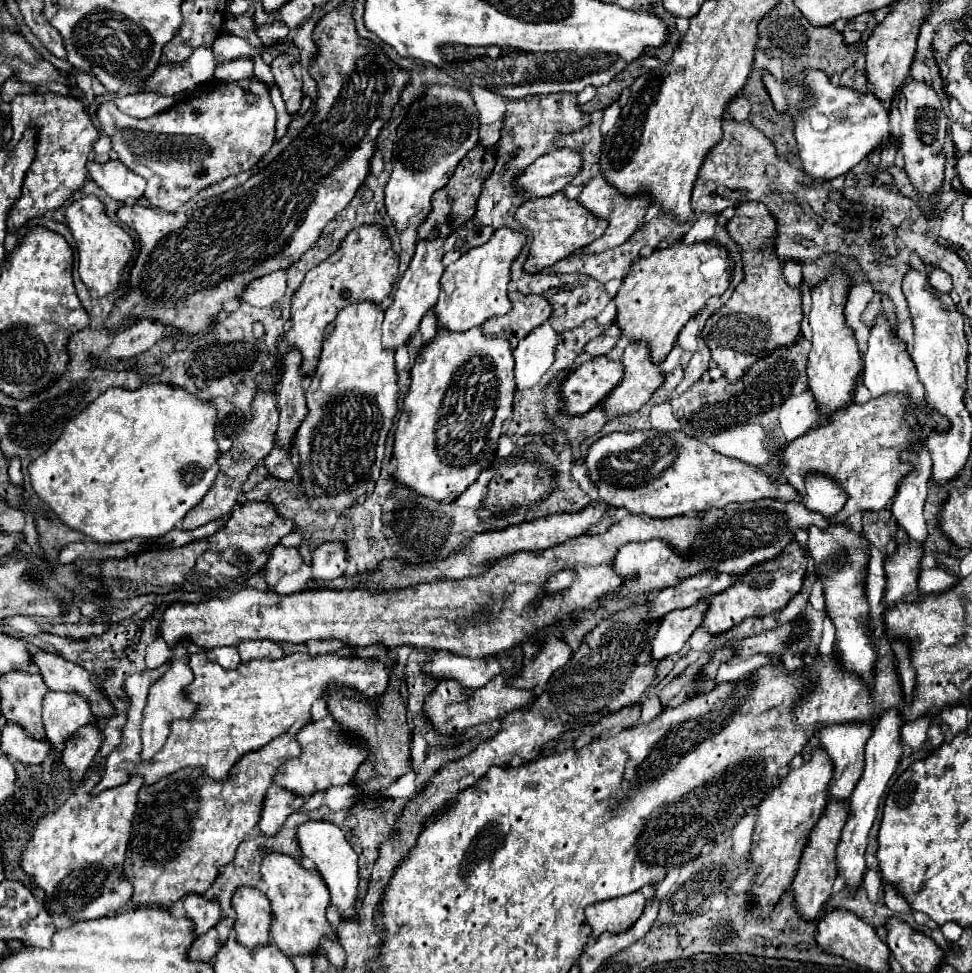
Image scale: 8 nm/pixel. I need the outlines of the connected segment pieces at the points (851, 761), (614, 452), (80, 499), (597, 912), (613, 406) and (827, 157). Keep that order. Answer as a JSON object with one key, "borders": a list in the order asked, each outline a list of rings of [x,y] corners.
{"borders":[[[[863,722],[823,726],[821,746],[835,764],[833,780],[829,784],[829,798],[847,800],[855,790],[855,784],[863,772],[863,750],[871,730],[873,726],[863,726]]],[[[683,430],[659,432],[613,432],[599,438],[591,448],[585,464],[591,468],[589,476],[599,488],[599,500],[609,506],[627,508],[631,514],[649,514],[653,518],[675,518],[705,512],[709,508],[723,508],[731,502],[755,502],[761,498],[779,498],[783,502],[793,502],[799,498],[797,490],[779,478],[765,474],[761,468],[749,466],[741,460],[723,456],[709,448],[705,442],[687,436]]],[[[143,384],[137,390],[109,388],[93,404],[89,404],[79,416],[75,416],[73,420],[67,422],[67,428],[63,430],[63,434],[55,442],[55,446],[51,446],[51,450],[47,450],[43,456],[39,456],[35,462],[31,462],[29,476],[31,476],[33,490],[45,504],[51,506],[51,510],[57,514],[57,518],[61,522],[65,522],[73,530],[83,532],[87,536],[87,540],[91,540],[91,542],[107,544],[107,542],[125,542],[125,540],[133,540],[133,538],[159,538],[159,536],[167,534],[169,530],[173,530],[175,524],[181,522],[183,516],[203,500],[203,496],[209,492],[211,484],[215,482],[215,476],[219,472],[219,468],[217,468],[219,446],[215,444],[215,418],[217,418],[217,410],[209,400],[207,402],[199,400],[191,392],[171,386],[171,384]]],[[[633,892],[615,900],[587,906],[585,914],[589,926],[593,928],[593,938],[599,938],[603,932],[625,932],[639,918],[639,914],[643,914],[643,908],[645,896],[641,892]]],[[[631,342],[625,348],[621,364],[625,366],[623,380],[601,404],[607,408],[609,418],[637,412],[665,382],[661,364],[651,362],[647,342]]],[[[821,70],[803,72],[801,84],[791,82],[789,78],[777,80],[773,74],[765,72],[763,86],[773,100],[775,110],[793,120],[799,158],[803,160],[803,170],[811,180],[821,176],[825,180],[843,176],[867,160],[873,152],[883,150],[893,142],[889,110],[883,102],[871,92],[835,86]]]]}

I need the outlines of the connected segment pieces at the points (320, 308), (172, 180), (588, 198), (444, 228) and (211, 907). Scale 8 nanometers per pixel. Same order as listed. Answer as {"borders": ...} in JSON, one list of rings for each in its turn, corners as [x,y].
{"borders":[[[[379,224],[359,226],[351,230],[341,242],[341,248],[335,254],[331,254],[325,262],[309,270],[301,288],[295,292],[291,302],[293,328],[285,332],[279,340],[279,356],[283,356],[287,350],[291,350],[291,346],[295,346],[303,354],[303,372],[309,374],[311,370],[315,370],[321,354],[325,326],[331,324],[337,318],[339,310],[343,310],[351,302],[381,302],[385,296],[391,294],[397,274],[399,256],[391,246],[391,238],[383,232]]],[[[253,80],[251,96],[257,100],[253,104],[247,102],[247,92],[237,82],[205,82],[201,88],[187,94],[187,98],[175,102],[169,110],[155,114],[147,120],[135,120],[123,114],[111,100],[103,102],[97,108],[97,118],[101,122],[101,130],[111,138],[111,148],[117,152],[119,160],[133,170],[135,174],[147,180],[145,198],[151,206],[163,212],[175,212],[181,204],[191,200],[199,190],[225,180],[227,176],[253,170],[253,166],[263,158],[275,142],[275,108],[269,100],[269,90],[265,84]]],[[[601,174],[595,176],[593,180],[589,180],[589,182],[585,184],[585,188],[583,188],[581,196],[579,196],[579,202],[581,202],[589,212],[593,212],[595,216],[605,218],[605,220],[609,222],[605,234],[603,234],[599,240],[595,240],[593,244],[589,244],[587,248],[583,248],[585,254],[599,254],[599,252],[603,252],[603,250],[607,250],[607,248],[615,248],[615,246],[627,242],[627,238],[629,238],[631,234],[635,234],[635,230],[637,230],[639,224],[643,222],[647,210],[651,208],[651,202],[647,202],[647,198],[623,198],[623,194],[615,194],[615,190],[611,190],[611,186],[607,186],[607,180],[601,178]]],[[[449,218],[449,222],[443,222],[443,224],[435,226],[437,238],[433,238],[433,240],[419,240],[415,256],[413,256],[413,260],[409,264],[409,270],[403,274],[403,278],[399,280],[397,290],[393,294],[395,302],[385,310],[385,320],[383,320],[383,346],[385,348],[397,348],[399,344],[407,342],[411,338],[411,334],[417,332],[423,314],[431,306],[435,306],[437,296],[439,296],[439,280],[441,280],[443,272],[445,272],[445,266],[441,262],[443,254],[445,254],[443,246],[445,246],[445,240],[453,232],[451,224],[453,224],[453,218]]],[[[189,894],[185,898],[185,916],[195,924],[195,936],[201,936],[221,920],[221,908],[215,900],[207,900],[199,894]]]]}

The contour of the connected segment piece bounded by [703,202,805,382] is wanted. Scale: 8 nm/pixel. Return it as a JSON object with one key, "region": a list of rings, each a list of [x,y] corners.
{"region":[[[759,202],[739,204],[735,216],[727,224],[727,230],[741,246],[745,278],[725,306],[707,320],[703,340],[711,350],[713,362],[725,372],[725,378],[729,382],[737,382],[761,358],[763,352],[797,342],[805,312],[801,308],[801,288],[793,288],[785,282],[783,260],[775,254],[777,226],[767,206]]]}

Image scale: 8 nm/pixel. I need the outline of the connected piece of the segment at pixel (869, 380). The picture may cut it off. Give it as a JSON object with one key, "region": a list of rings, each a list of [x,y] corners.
{"region":[[[879,314],[875,318],[875,324],[869,334],[869,348],[865,354],[865,370],[863,370],[863,384],[869,388],[873,398],[879,398],[887,392],[903,392],[911,398],[911,404],[923,404],[925,402],[925,390],[923,384],[917,378],[915,364],[907,352],[907,344],[903,344],[897,334],[893,332],[889,320]]]}

